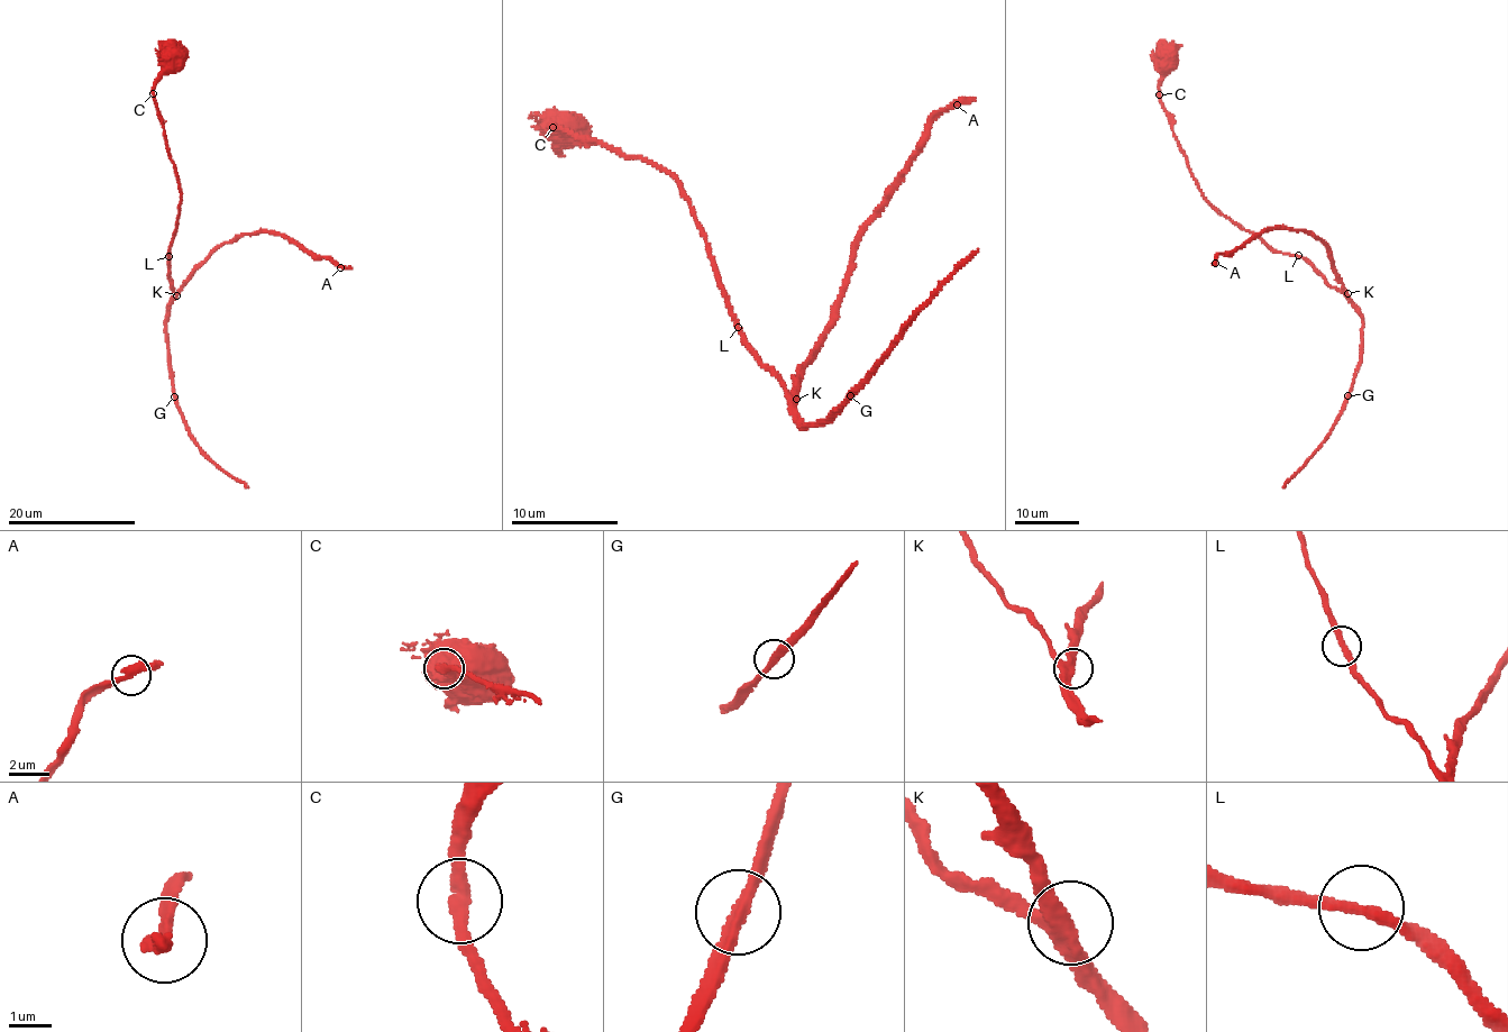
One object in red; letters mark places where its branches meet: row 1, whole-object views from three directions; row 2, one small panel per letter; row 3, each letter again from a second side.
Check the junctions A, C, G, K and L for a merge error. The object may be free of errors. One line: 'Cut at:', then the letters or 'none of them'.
Cut at: none of them

